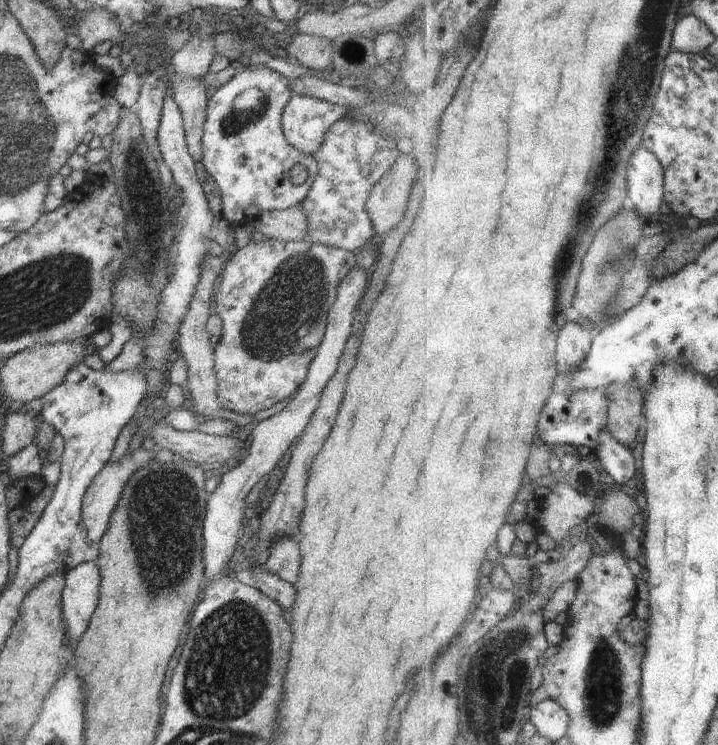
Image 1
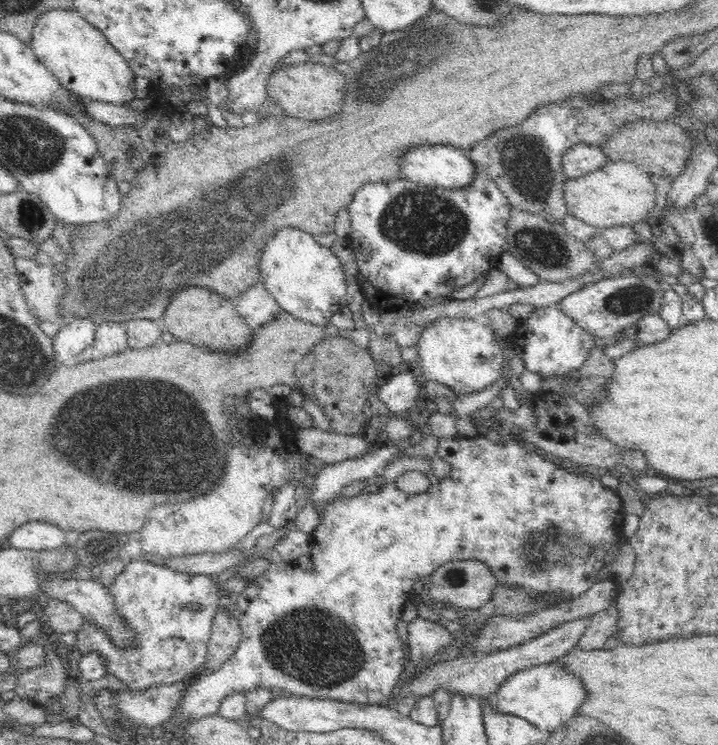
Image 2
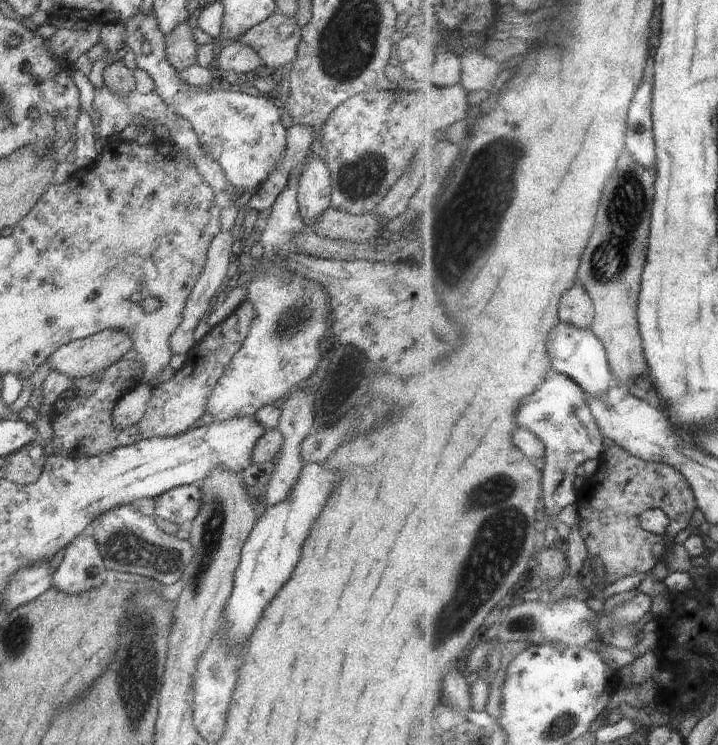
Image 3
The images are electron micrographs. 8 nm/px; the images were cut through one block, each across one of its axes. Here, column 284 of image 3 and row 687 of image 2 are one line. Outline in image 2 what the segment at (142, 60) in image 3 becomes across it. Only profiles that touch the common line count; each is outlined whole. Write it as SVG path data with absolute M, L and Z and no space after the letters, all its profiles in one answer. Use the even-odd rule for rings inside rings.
M147 560L127 561L124 571L108 586L110 595L114 597L114 605L122 617L122 621L136 631L137 644L122 651L101 631L101 628L85 620L82 630L78 630L78 651L81 655L97 652L104 657L106 674L110 673L126 682L127 689L143 691L159 684L174 684L181 682L184 677L198 677L196 669L202 668L208 652L208 642L211 635L217 606L217 584L204 574L190 575L170 569L166 565L156 565Z

